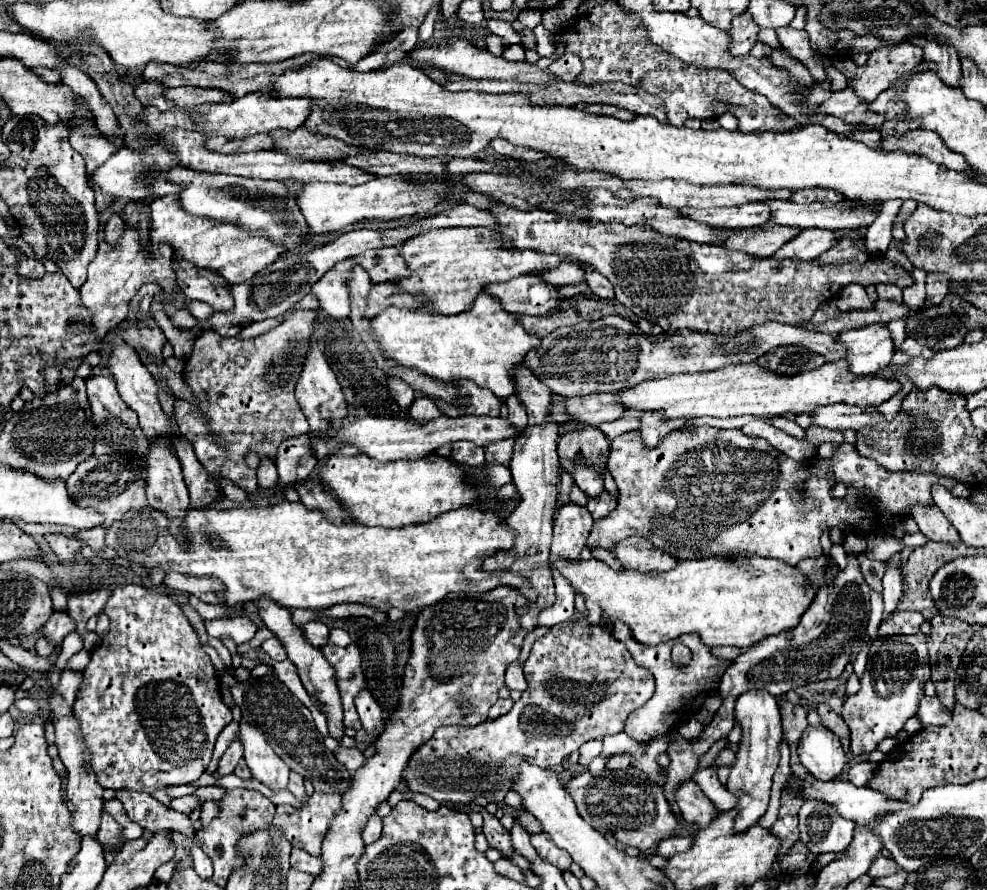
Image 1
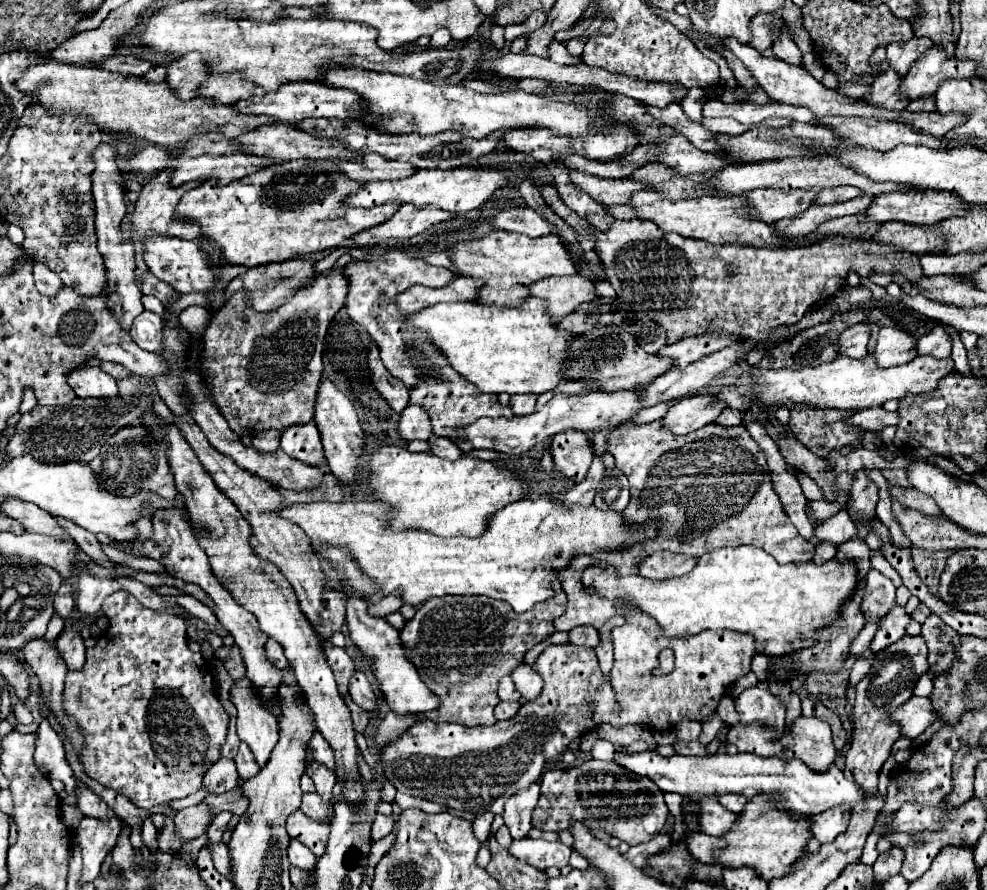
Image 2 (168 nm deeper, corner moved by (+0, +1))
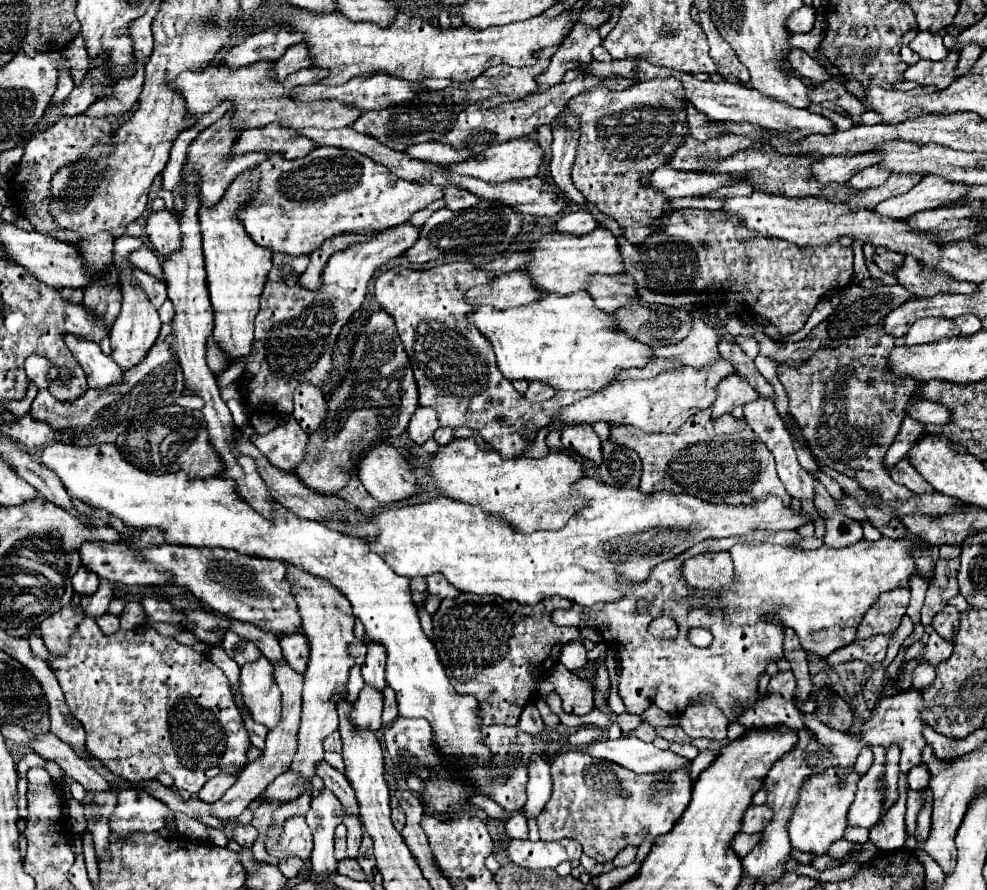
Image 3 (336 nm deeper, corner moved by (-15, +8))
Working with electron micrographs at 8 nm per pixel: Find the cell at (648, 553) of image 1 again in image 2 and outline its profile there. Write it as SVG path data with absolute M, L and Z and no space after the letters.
M654 552L638 564L638 574L650 580L666 580L690 572L692 566L696 566L696 562L696 558L686 554Z

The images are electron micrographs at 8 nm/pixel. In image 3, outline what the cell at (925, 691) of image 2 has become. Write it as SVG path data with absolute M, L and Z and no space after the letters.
M921 663L915 667L915 673L913 673L913 689L921 691L921 687L925 687L927 683L933 683L933 679L935 679L935 667Z

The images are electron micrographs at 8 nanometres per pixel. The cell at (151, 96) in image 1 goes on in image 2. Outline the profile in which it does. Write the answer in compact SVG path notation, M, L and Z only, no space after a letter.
M186 54L184 58L174 60L166 66L166 84L180 100L190 100L196 96L196 90L210 74L204 74L204 66L196 62L196 54Z

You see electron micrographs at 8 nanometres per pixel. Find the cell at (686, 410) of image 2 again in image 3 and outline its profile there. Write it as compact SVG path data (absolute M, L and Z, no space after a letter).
M729 375L727 379L723 379L717 387L717 399L711 405L713 409L713 417L721 417L723 413L731 413L733 407L737 405L745 405L749 401L759 399L759 393L739 375Z

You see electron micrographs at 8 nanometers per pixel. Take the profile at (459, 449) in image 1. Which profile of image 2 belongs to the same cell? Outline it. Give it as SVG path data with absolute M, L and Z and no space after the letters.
M432 436L428 440L428 444L432 446L432 452L440 458L446 458L446 460L456 460L456 458L462 458L462 450L450 440L450 438L440 438L440 436Z

